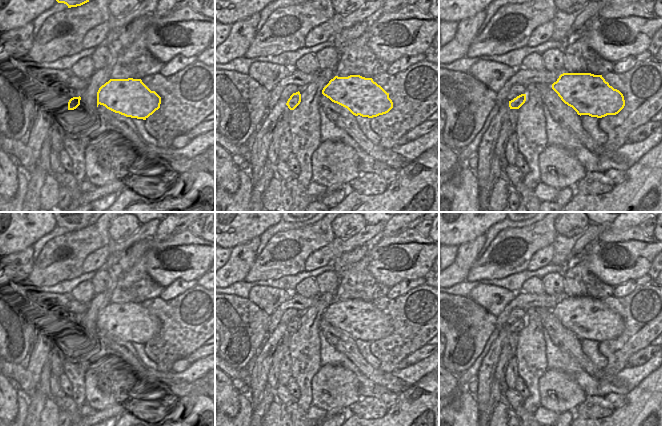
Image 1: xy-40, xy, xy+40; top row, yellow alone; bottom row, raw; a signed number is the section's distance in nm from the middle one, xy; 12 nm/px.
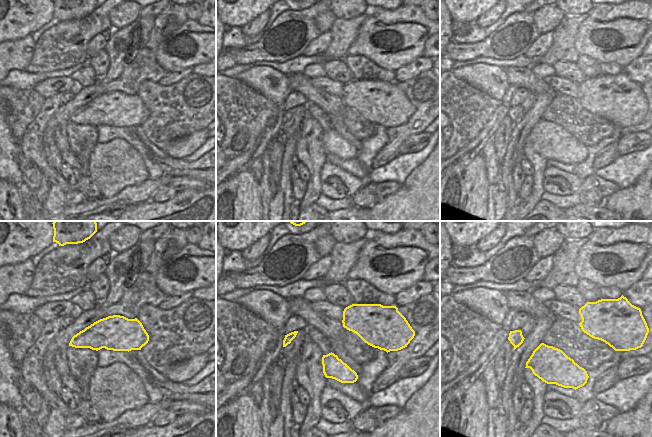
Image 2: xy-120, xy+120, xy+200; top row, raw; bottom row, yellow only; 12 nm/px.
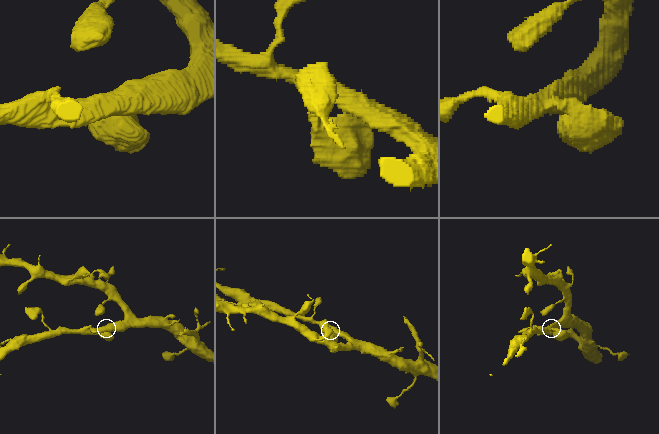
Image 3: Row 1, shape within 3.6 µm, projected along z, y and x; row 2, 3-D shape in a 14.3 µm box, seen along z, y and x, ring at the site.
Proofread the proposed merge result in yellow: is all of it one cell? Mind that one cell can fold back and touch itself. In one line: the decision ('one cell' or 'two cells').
one cell

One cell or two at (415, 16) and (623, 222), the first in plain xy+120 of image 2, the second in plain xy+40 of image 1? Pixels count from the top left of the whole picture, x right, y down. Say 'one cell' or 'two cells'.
two cells

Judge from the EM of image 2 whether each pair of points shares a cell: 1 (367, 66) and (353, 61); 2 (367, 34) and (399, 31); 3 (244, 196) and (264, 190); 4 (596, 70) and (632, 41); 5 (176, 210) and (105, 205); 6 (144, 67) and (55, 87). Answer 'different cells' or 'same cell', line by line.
1: same cell
2: same cell
3: different cells
4: different cells
5: different cells
6: different cells

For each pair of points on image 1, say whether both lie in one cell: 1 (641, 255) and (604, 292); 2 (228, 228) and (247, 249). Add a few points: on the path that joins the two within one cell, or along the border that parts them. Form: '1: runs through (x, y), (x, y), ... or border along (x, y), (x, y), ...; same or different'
1: border along (591, 272), (601, 281), (613, 287); different
2: border along (258, 236), (237, 244), (232, 249); different

